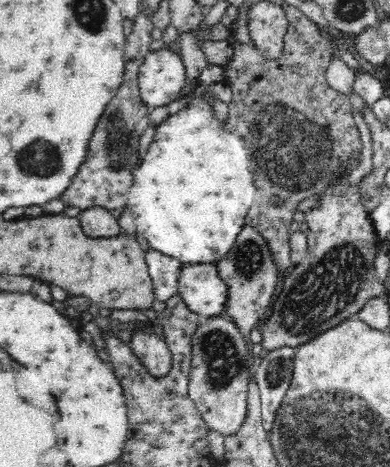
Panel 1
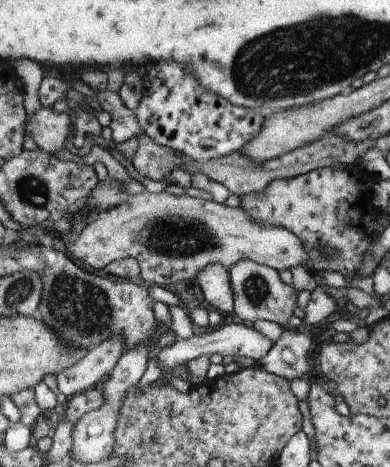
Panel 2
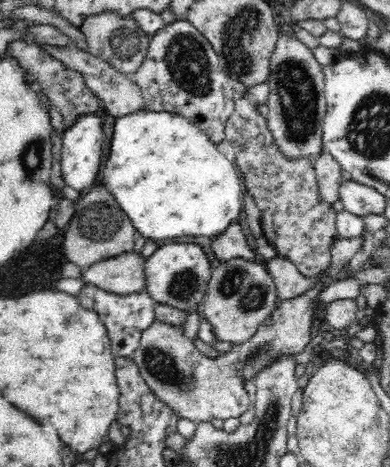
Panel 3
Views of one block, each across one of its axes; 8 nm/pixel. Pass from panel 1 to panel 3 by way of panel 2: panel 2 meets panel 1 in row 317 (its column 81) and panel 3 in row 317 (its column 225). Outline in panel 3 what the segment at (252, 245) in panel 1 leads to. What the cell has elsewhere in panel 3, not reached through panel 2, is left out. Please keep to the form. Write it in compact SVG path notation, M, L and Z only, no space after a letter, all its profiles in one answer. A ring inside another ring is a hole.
M232 258L212 270L208 294L202 302L202 308L206 322L212 324L212 334L220 342L242 344L256 334L260 324L276 310L278 302L280 296L276 282L270 276L268 268L264 268L264 262L246 262L242 258Z

